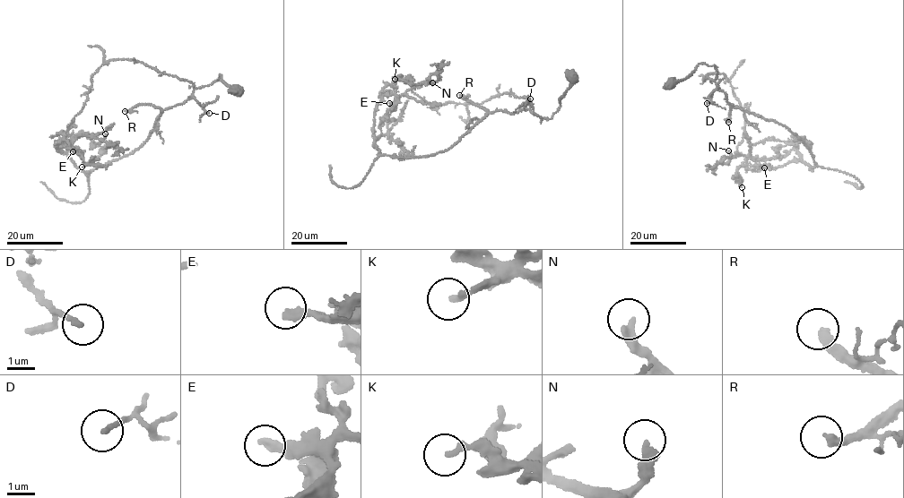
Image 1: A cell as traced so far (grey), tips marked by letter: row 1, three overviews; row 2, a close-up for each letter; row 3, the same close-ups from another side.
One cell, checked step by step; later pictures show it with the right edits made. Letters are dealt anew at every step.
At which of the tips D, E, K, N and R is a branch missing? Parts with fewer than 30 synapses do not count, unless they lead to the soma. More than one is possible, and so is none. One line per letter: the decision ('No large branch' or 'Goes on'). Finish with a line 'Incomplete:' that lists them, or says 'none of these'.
D: Goes on
E: No large branch
K: No large branch
N: No large branch
R: Goes on
Incomplete: D, R

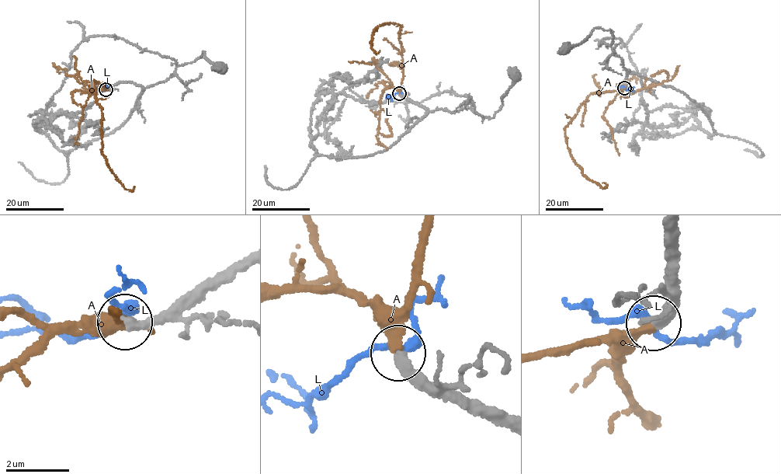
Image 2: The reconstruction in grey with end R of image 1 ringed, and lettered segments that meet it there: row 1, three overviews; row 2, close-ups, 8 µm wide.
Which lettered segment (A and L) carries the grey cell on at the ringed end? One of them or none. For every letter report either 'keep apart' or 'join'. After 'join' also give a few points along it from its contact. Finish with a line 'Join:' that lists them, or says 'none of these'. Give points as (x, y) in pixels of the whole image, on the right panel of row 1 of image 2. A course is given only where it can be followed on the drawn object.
A: join | via (624, 88), (591, 93), (564, 127), (566, 141), (574, 162), (587, 179), (605, 186), (602, 182)
L: keep apart
Join: A

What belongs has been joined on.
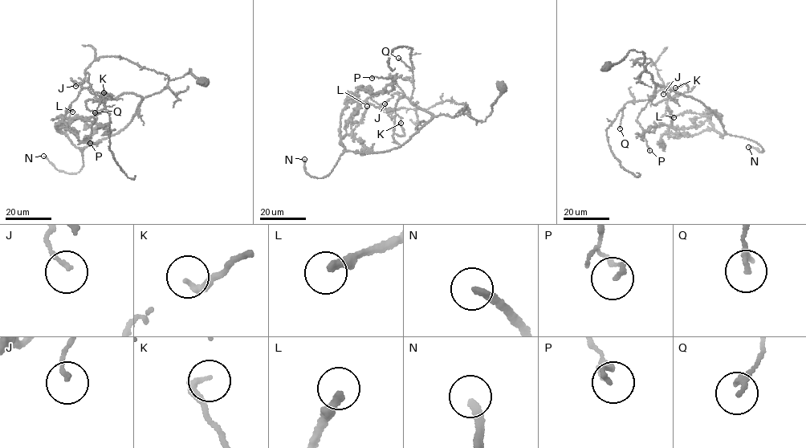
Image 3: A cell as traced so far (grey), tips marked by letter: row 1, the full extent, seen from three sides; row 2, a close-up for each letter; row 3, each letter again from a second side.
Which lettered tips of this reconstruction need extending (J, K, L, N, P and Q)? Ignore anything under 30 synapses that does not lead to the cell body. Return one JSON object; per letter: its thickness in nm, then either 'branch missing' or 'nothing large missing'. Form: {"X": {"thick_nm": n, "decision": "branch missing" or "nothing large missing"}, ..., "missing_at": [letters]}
{"J": {"thick_nm": 120, "decision": "nothing large missing"}, "K": {"thick_nm": 240, "decision": "nothing large missing"}, "L": {"thick_nm": 320, "decision": "branch missing"}, "N": {"thick_nm": 200, "decision": "branch missing"}, "P": {"thick_nm": 140, "decision": "nothing large missing"}, "Q": {"thick_nm": 220, "decision": "nothing large missing"}, "missing_at": ["L", "N"]}

